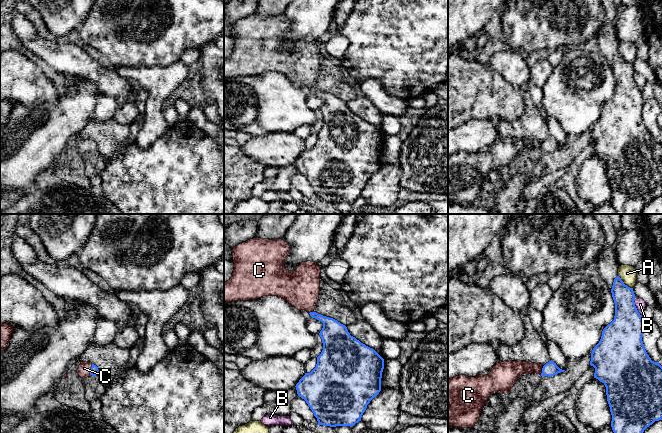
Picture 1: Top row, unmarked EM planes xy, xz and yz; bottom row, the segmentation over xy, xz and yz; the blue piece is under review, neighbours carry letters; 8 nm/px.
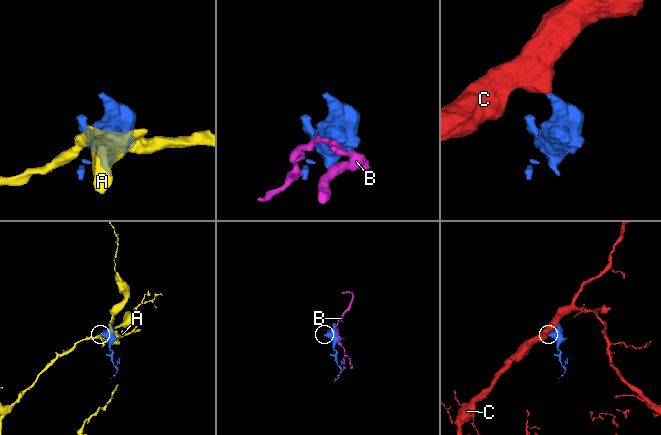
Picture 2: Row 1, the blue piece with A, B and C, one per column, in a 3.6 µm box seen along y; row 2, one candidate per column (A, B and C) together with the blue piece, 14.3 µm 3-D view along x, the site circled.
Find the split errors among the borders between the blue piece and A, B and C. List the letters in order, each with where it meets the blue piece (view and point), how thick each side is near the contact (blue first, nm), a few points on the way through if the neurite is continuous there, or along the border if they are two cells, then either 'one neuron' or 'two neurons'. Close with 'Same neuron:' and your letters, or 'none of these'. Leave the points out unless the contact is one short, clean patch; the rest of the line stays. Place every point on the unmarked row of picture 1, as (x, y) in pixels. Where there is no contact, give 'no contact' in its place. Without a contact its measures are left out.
A: contact yz (623, 59); calibres 190 and 140 nm; two neurons
B: contact yz (635, 82); calibres 300 and 90 nm; two neurons
C: contact xy (90, 146); calibres 60 and 100 nm; way xy (94, 145), (90, 146), (84, 144); one neuron
Same neuron: C

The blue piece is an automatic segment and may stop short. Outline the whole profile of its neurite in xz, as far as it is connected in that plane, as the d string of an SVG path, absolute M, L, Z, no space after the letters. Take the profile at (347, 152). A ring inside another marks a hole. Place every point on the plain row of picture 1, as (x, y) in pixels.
M255 13L233 23L234 46L231 54L224 58L224 80L278 72L321 97L323 104L319 111L323 126L317 133L316 143L305 149L296 160L297 170L306 177L318 201L352 203L361 197L367 181L381 167L384 135L374 125L351 112L345 101L314 87L320 69L320 43L316 38L307 37L293 47L286 46L285 35L289 28L290 22L283 14L270 16Z

